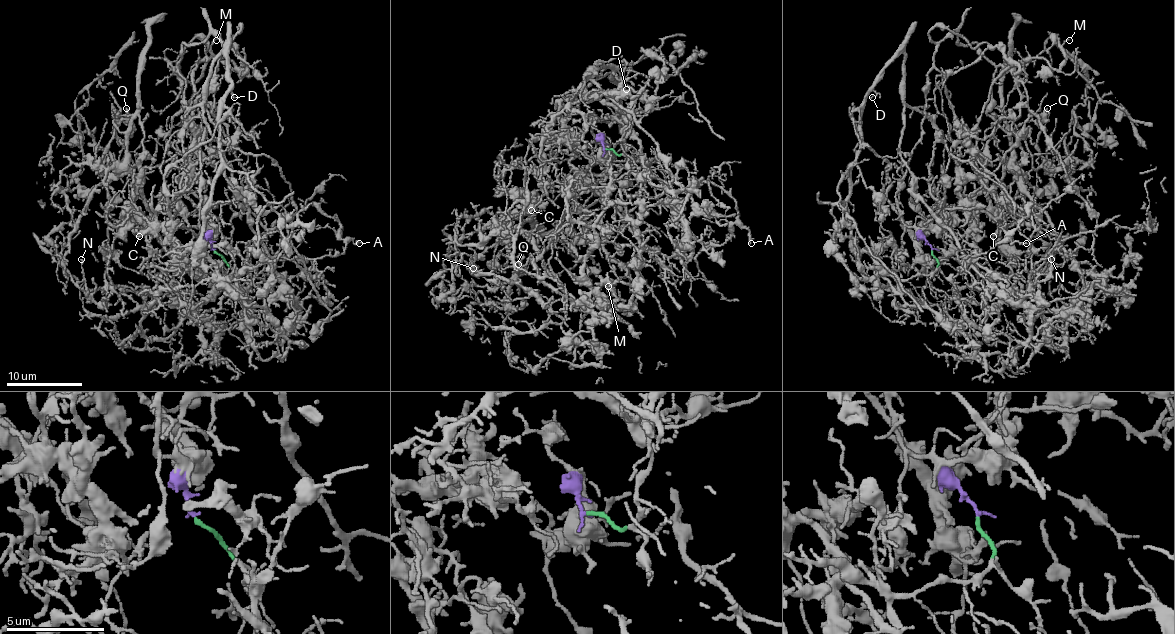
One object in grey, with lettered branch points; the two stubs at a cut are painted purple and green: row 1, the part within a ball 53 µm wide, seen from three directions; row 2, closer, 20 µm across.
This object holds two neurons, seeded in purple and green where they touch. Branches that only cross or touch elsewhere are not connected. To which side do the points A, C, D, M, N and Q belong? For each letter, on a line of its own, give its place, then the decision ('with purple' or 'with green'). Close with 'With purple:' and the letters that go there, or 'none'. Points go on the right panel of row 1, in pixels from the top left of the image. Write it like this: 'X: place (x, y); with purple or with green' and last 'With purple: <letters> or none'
A: place (1026, 243); with green
C: place (993, 236); with green
D: place (872, 97); with green
M: place (1069, 40); with purple
N: place (1051, 259); with green
Q: place (1047, 108); with green
With purple: M

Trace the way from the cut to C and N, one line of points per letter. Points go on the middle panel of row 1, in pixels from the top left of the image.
C: (605, 149), (628, 158), (639, 179), (635, 236), (656, 251), (584, 187), (535, 192), (522, 215), (531, 209)
N: (605, 149), (639, 179), (635, 236), (656, 251), (598, 192), (537, 190), (505, 219), (461, 217), (473, 268)

